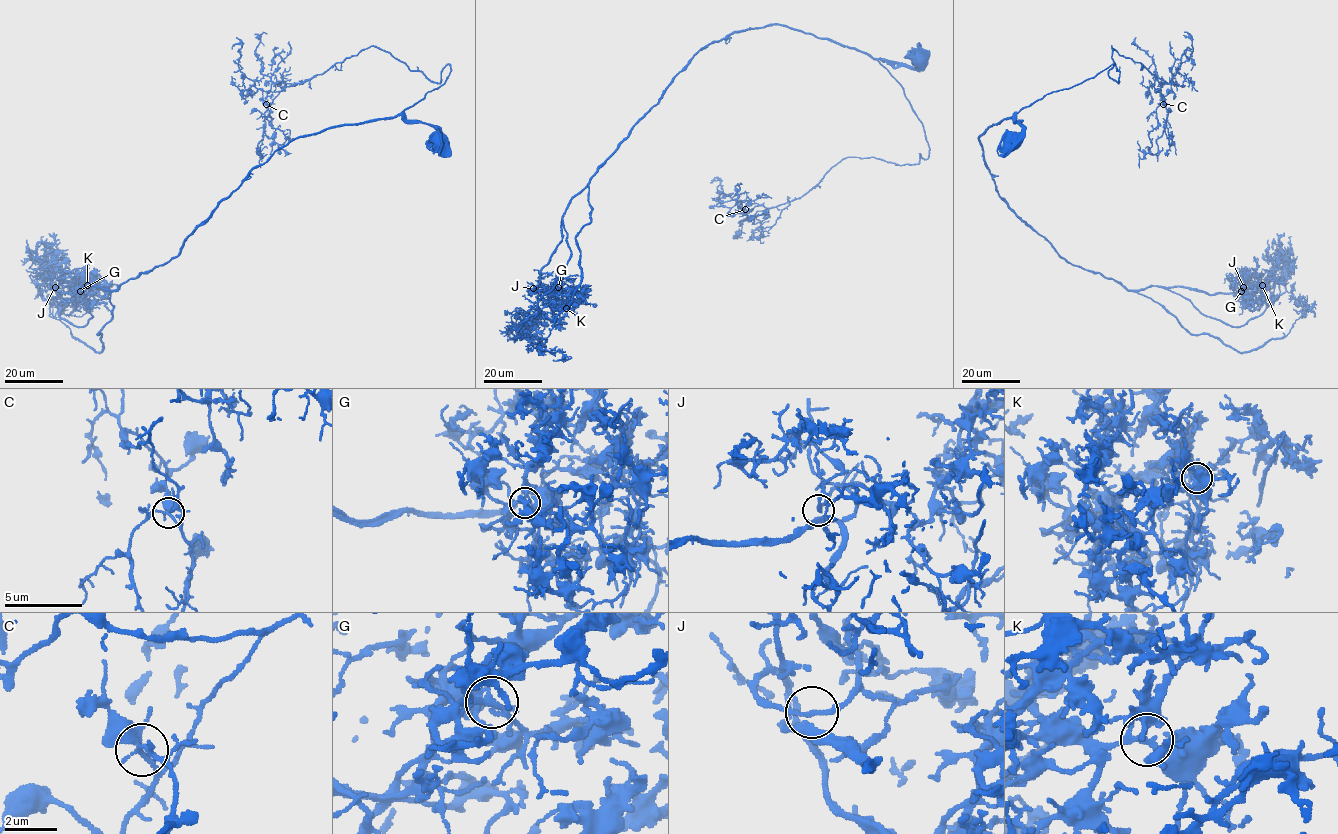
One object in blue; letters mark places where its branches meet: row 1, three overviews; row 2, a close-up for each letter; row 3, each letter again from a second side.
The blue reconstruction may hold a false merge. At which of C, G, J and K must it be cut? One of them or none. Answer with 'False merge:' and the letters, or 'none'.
False merge: none

